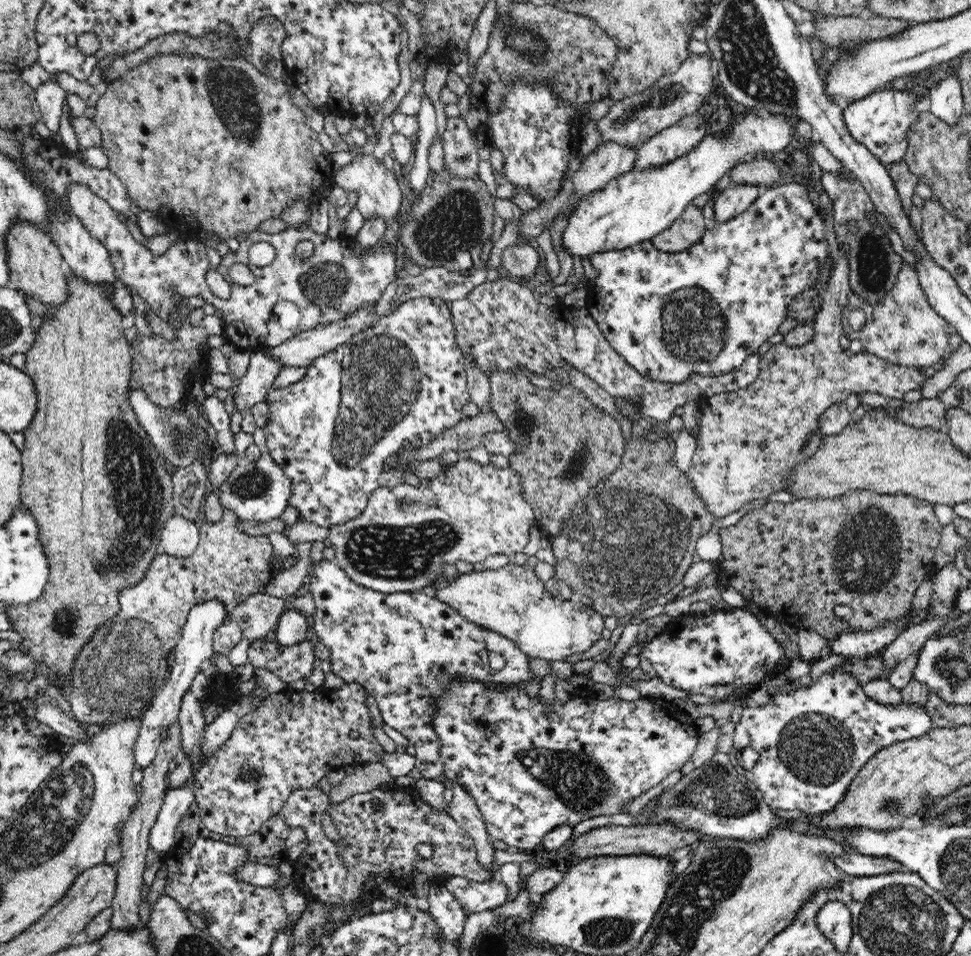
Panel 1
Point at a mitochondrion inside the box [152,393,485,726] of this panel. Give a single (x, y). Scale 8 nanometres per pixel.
(397, 553)

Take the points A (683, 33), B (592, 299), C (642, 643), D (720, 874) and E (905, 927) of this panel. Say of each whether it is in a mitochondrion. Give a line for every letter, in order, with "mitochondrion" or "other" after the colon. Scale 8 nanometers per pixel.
A: other
B: other
C: other
D: mitochondrion
E: mitochondrion

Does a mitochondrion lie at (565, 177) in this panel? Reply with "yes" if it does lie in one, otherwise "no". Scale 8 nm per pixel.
no

